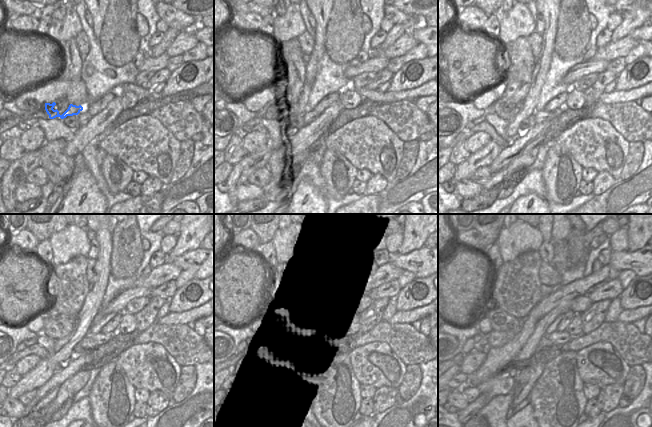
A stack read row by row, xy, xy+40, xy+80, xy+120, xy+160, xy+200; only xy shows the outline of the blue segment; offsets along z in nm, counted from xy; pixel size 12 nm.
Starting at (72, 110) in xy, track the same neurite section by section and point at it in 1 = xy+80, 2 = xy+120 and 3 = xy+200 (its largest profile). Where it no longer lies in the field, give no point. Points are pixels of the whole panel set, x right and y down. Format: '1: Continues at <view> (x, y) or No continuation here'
1: Continues at xy+80 (506, 108)
2: Continues at xy+120 (56, 327)
3: Continues at xy+200 (500, 321).

